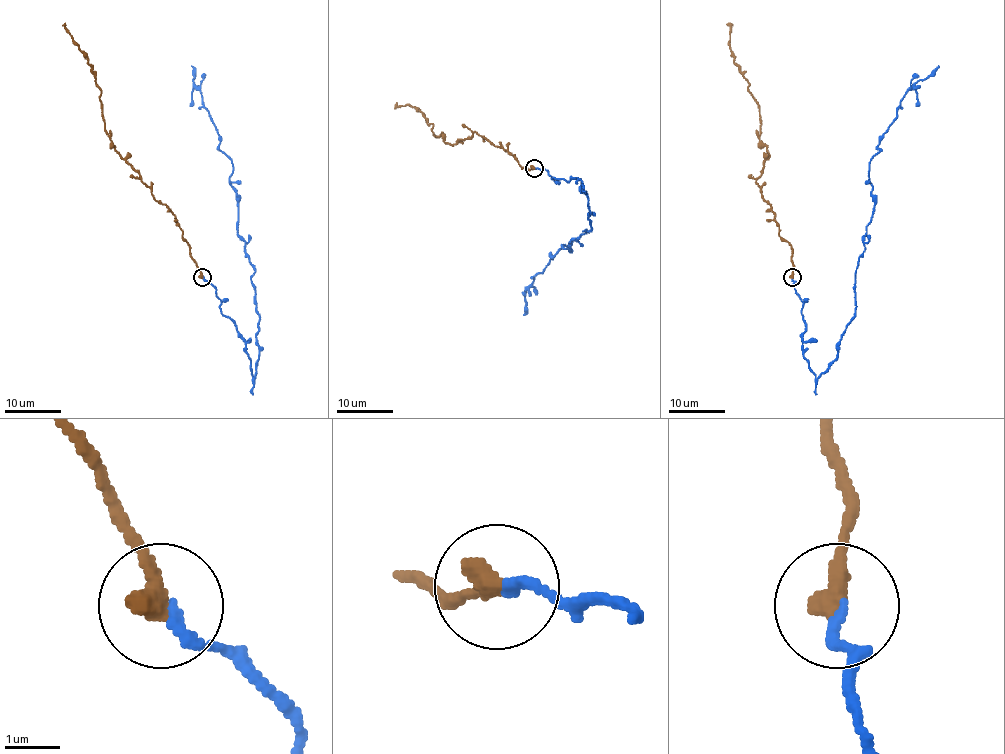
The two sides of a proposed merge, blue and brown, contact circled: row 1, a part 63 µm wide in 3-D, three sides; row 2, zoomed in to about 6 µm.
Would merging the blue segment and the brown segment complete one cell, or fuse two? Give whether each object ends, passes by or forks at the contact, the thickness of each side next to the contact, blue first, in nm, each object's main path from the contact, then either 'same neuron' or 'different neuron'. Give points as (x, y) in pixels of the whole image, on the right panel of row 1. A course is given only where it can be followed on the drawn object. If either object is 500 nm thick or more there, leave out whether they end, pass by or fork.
blue ends; brown ends; calibres 190 and 440 nm; course blue (792, 277), (803, 304), (803, 356), (818, 377), (855, 312), (875, 204), (869, 163), (901, 99), (938, 65); course brown (792, 277), (792, 246), (779, 235), (755, 181), (768, 158), (760, 139), (758, 103), (730, 50), (726, 24); same neuron

